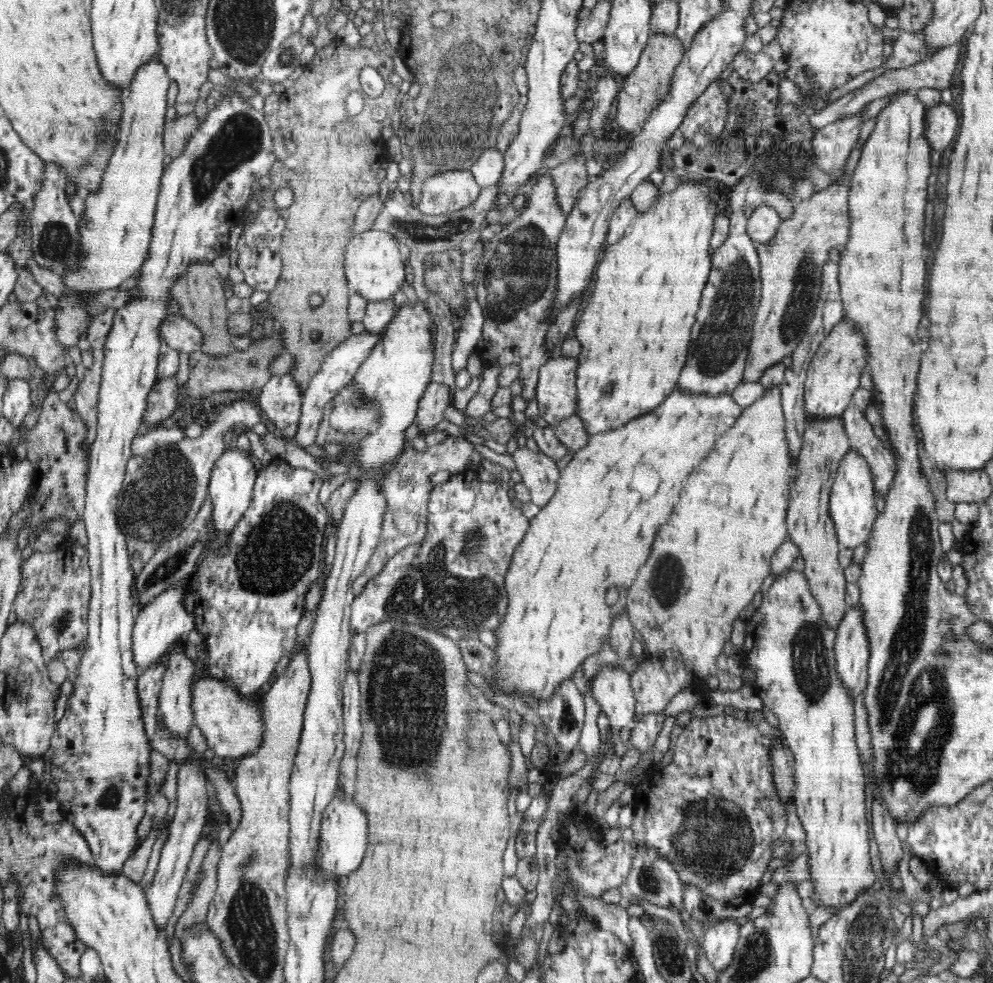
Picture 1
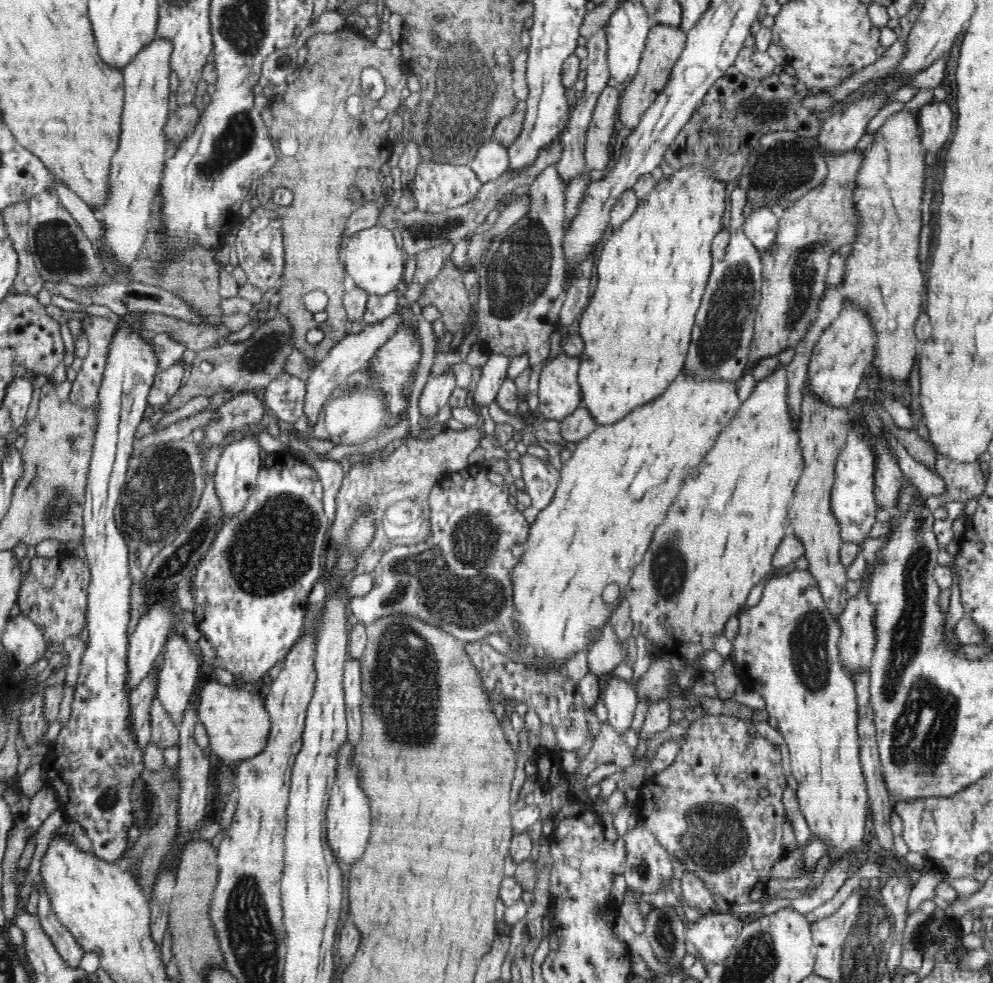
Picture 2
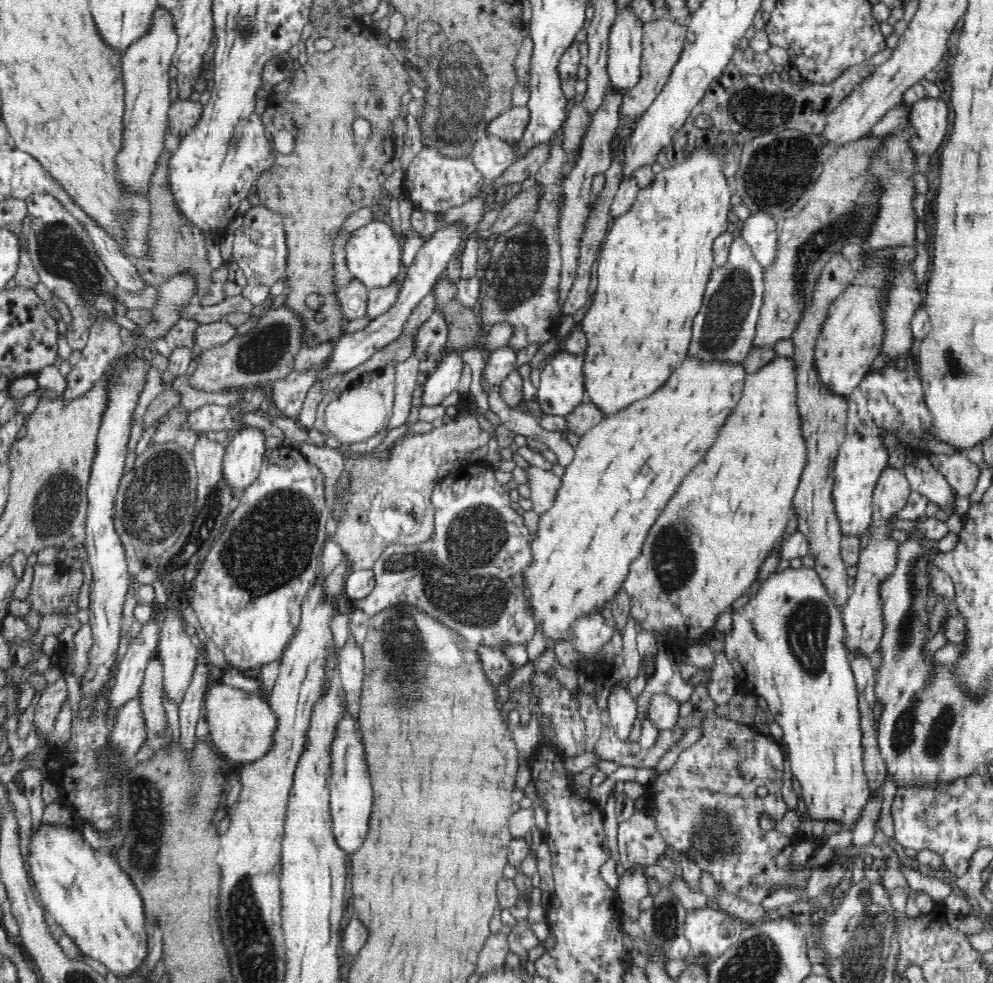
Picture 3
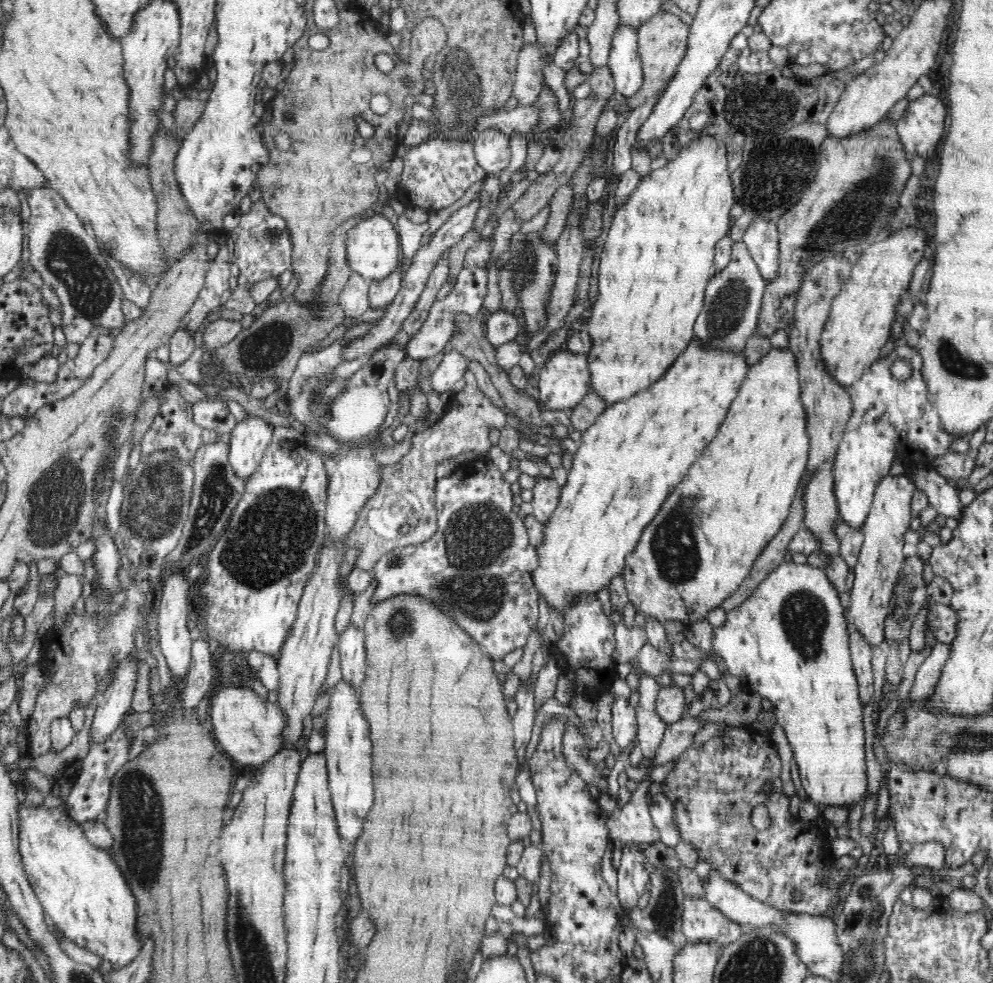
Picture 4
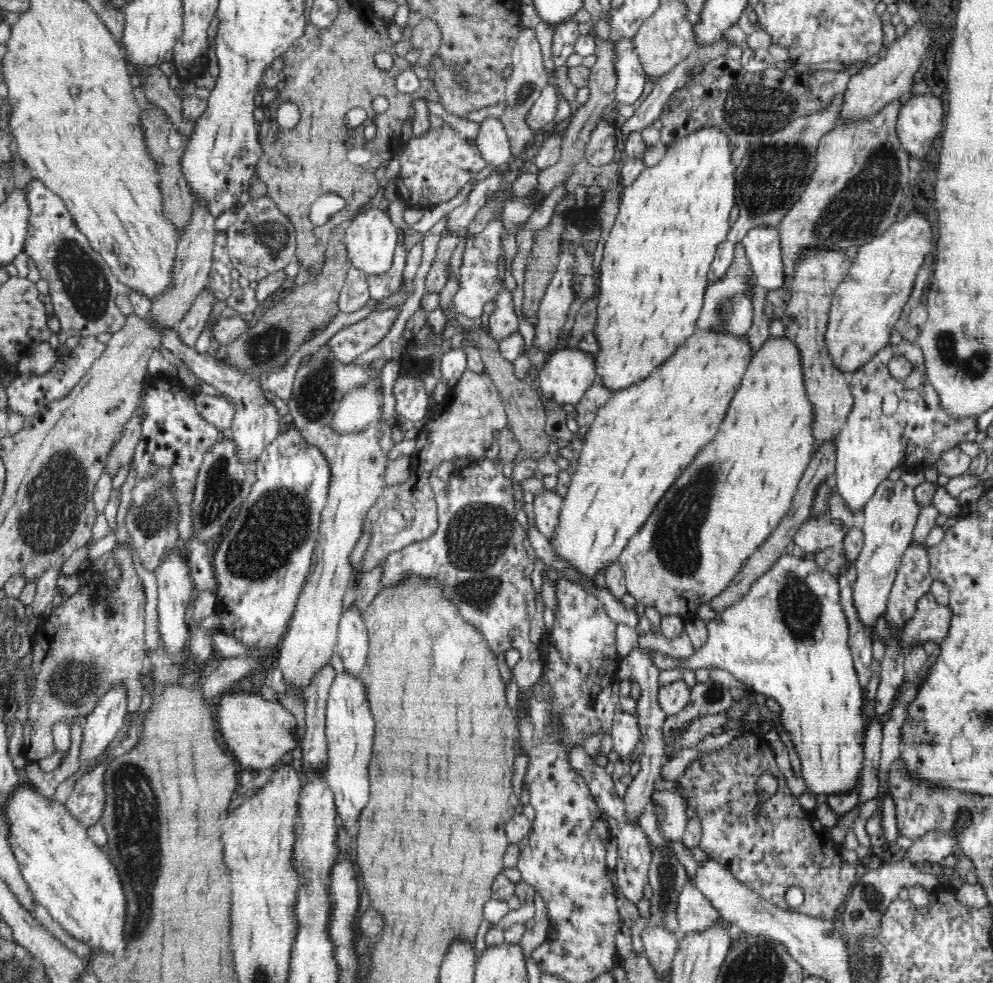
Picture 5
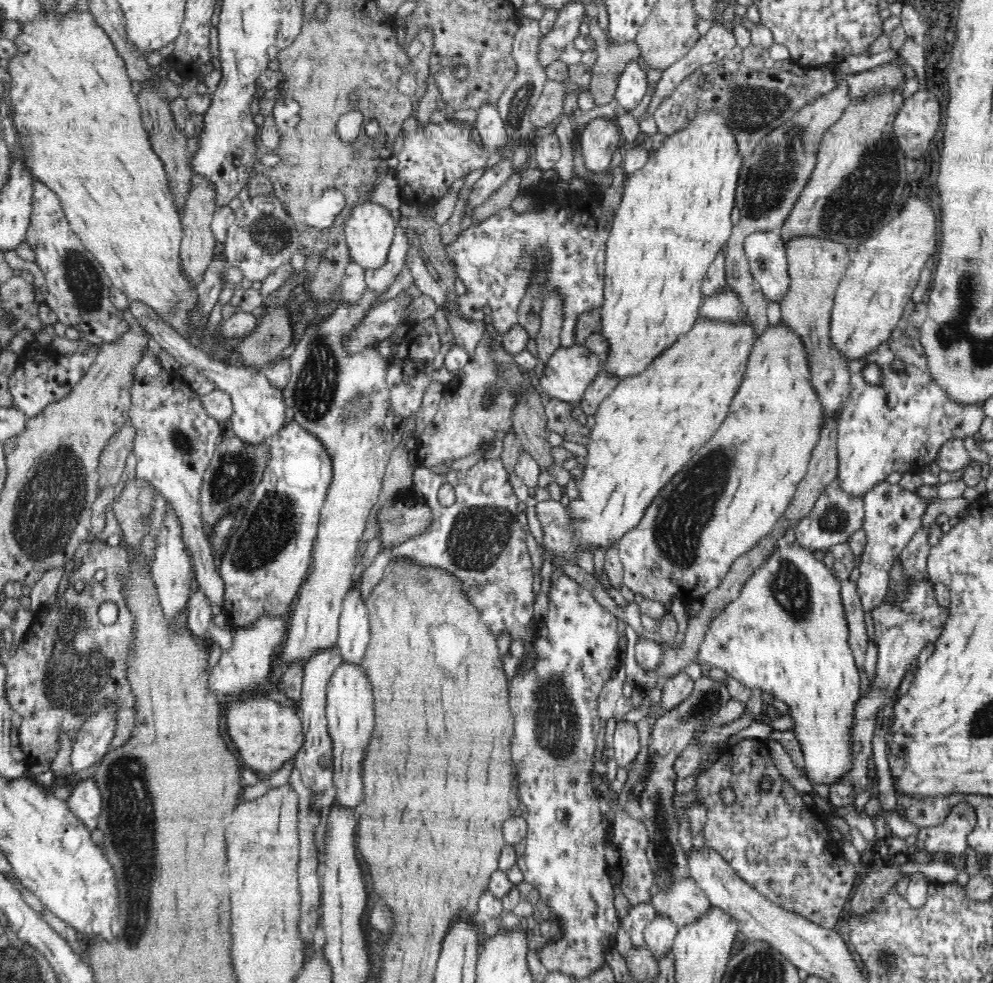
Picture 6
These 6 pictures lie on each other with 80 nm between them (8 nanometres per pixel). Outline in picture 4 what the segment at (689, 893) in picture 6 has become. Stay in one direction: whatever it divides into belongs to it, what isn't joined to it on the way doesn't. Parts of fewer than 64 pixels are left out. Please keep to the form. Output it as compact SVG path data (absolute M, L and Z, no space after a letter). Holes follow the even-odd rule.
M684 897L682 920L683 934L693 944L714 942L725 947L736 943L745 931L741 925L715 909L704 897Z

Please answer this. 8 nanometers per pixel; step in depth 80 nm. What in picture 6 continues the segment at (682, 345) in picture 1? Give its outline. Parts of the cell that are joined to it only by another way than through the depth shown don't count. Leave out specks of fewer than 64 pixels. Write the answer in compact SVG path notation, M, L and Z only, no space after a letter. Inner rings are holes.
M700 112L696 118L690 121L690 126L686 126L684 130L666 137L662 141L662 146L656 150L654 157L650 157L648 162L635 173L625 176L624 192L618 212L612 220L610 234L606 240L605 246L605 274L604 274L604 300L600 309L602 328L600 334L606 337L608 341L608 354L606 361L602 363L602 369L606 373L612 373L620 378L626 378L636 375L642 370L646 370L646 366L650 364L656 357L662 354L668 346L672 346L678 336L686 334L696 316L698 316L698 306L703 303L703 294L701 291L701 282L704 280L709 267L717 258L718 252L727 244L727 240L732 234L732 222L730 212L734 210L736 189L738 188L738 178L742 168L743 158L738 153L738 145L736 145L736 138L730 133L730 128L726 125L722 114L716 112Z

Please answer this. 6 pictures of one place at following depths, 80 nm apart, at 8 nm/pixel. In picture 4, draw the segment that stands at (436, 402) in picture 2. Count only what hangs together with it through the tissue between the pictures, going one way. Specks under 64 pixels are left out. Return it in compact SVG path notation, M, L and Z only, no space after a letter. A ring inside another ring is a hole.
M445 350L442 361L431 375L430 387L439 394L452 390L456 381L460 380L467 371L469 361L458 351Z

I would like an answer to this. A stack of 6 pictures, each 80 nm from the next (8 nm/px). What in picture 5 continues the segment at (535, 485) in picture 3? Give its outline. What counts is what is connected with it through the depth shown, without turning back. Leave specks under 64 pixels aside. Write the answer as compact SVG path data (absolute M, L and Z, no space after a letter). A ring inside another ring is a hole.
M544 488L540 495L535 496L533 504L538 531L548 541L552 541L560 523L559 517L563 506L563 498L557 494L556 490L549 491Z

